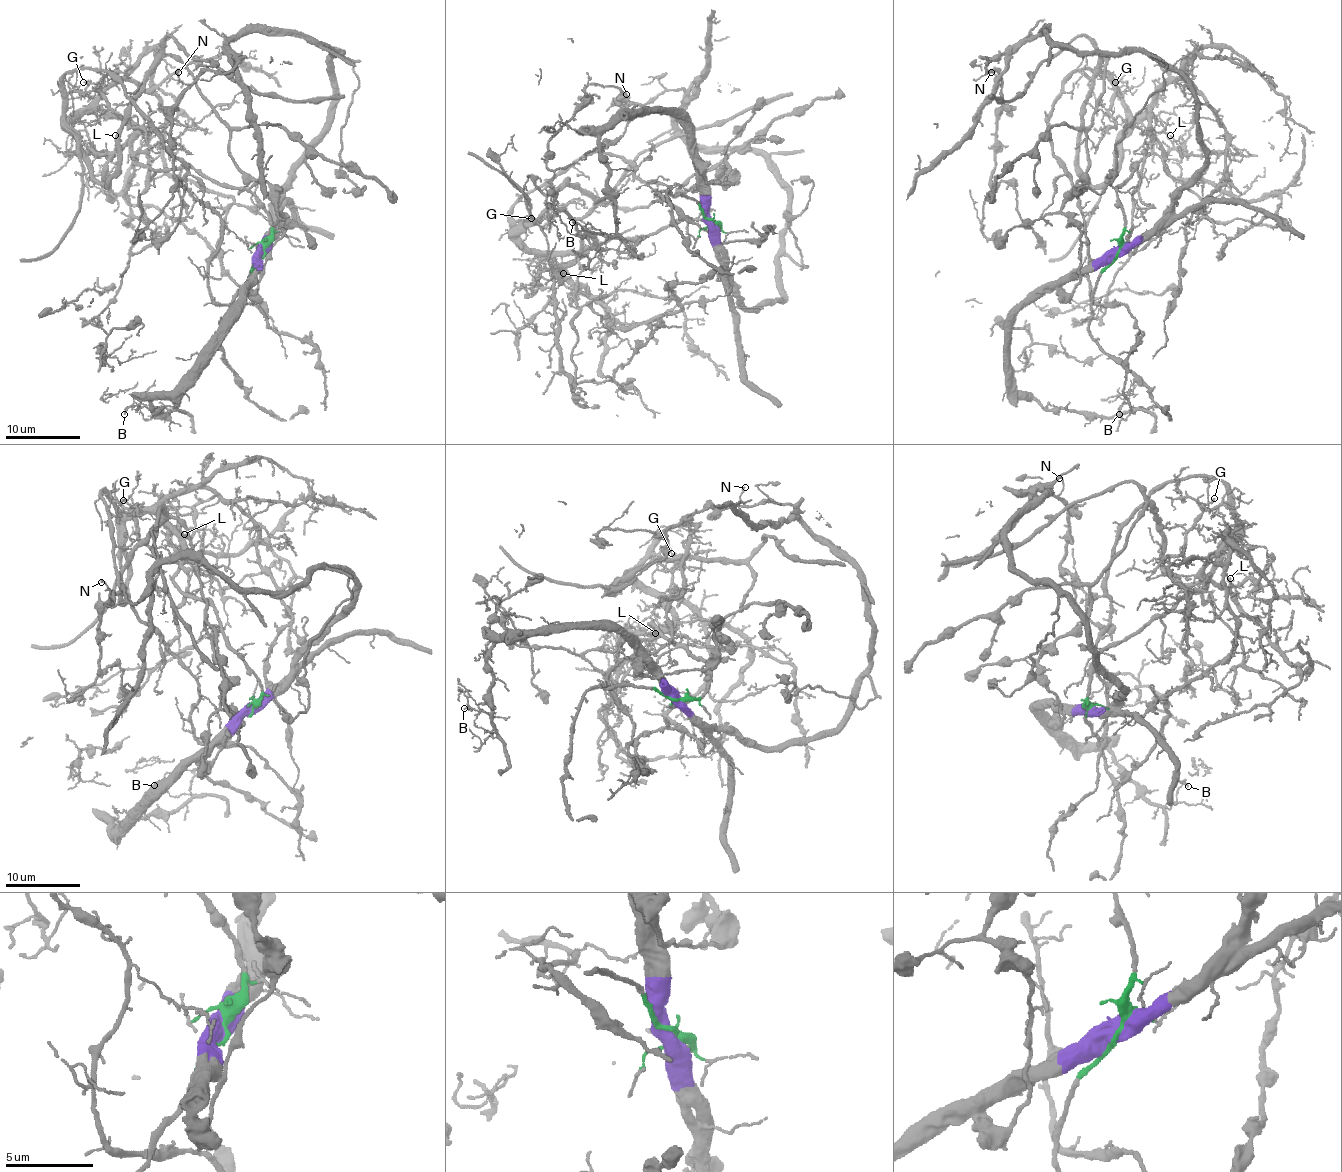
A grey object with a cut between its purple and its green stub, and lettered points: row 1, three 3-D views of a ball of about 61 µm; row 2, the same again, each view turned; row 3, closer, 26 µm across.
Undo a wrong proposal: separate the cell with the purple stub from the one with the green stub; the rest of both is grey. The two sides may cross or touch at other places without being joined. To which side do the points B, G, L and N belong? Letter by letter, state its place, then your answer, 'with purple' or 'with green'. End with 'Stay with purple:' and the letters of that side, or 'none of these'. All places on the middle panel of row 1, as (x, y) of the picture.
B: at (572, 222); with purple
G: at (531, 218); with green
L: at (563, 273); with green
N: at (626, 94); with purple
Stay with purple: B, N

